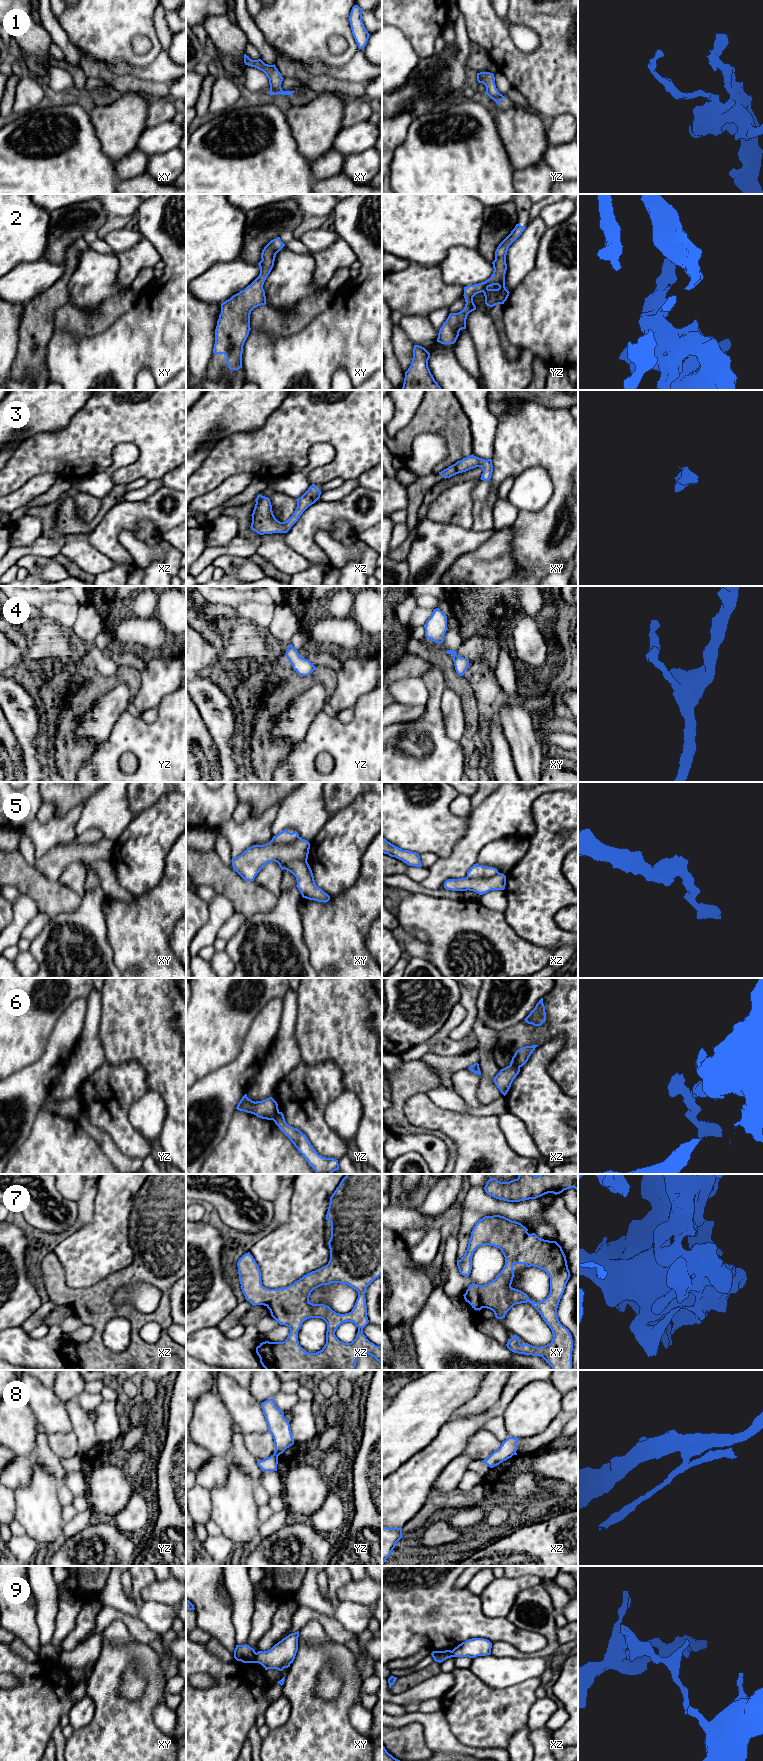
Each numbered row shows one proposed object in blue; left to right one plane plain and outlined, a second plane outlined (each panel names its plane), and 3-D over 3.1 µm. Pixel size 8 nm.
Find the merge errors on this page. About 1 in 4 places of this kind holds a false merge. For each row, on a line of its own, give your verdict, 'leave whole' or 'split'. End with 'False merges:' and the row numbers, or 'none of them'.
1: leave whole
2: leave whole
3: leave whole
4: leave whole
5: split
6: split
7: leave whole
8: split
9: split
False merges: 5, 6, 8, 9

